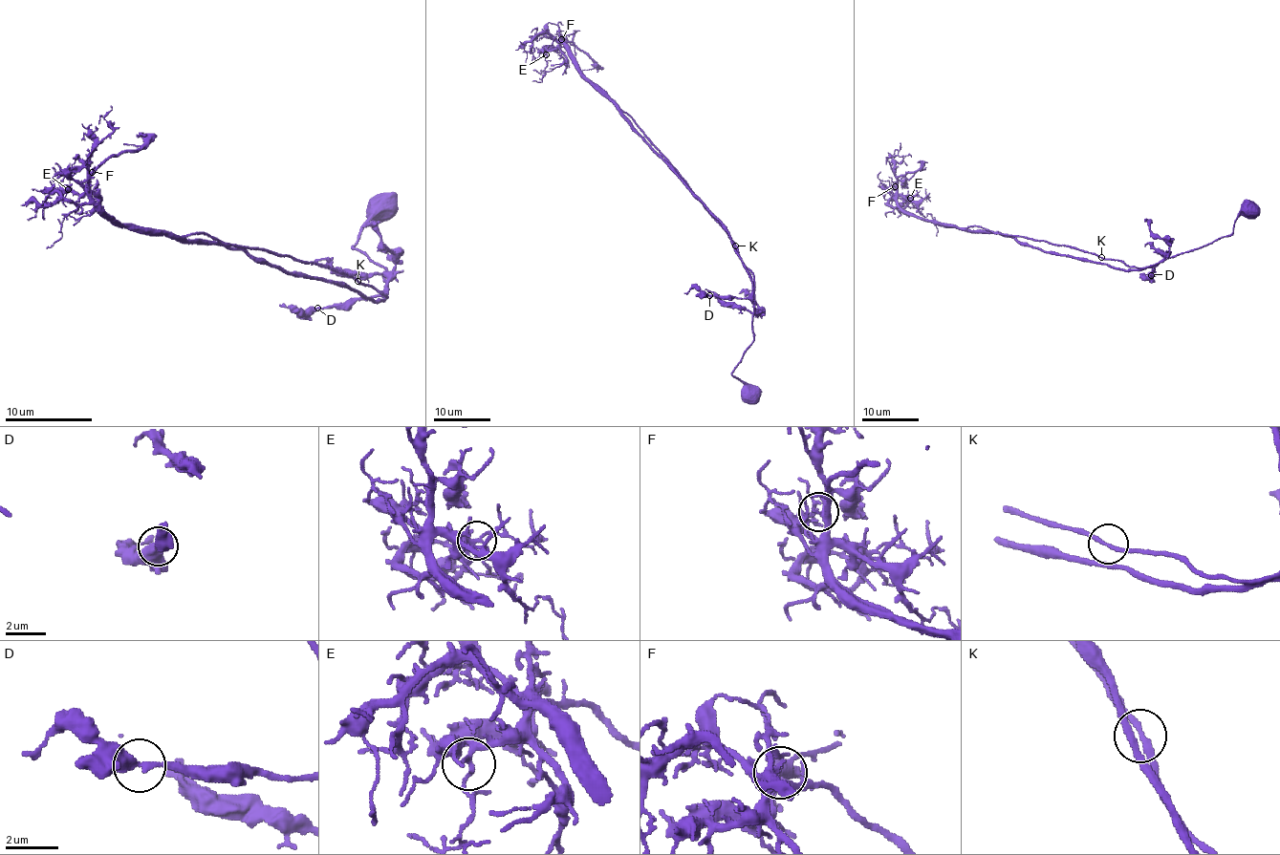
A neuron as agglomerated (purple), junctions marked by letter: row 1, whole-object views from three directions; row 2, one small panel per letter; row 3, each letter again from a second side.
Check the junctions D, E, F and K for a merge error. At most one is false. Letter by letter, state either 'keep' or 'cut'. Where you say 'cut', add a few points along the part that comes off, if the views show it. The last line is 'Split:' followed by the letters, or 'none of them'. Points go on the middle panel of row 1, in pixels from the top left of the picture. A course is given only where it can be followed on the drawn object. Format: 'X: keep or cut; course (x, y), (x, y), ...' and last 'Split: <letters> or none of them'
D: keep
E: keep
F: keep
K: keep
Split: none of them

